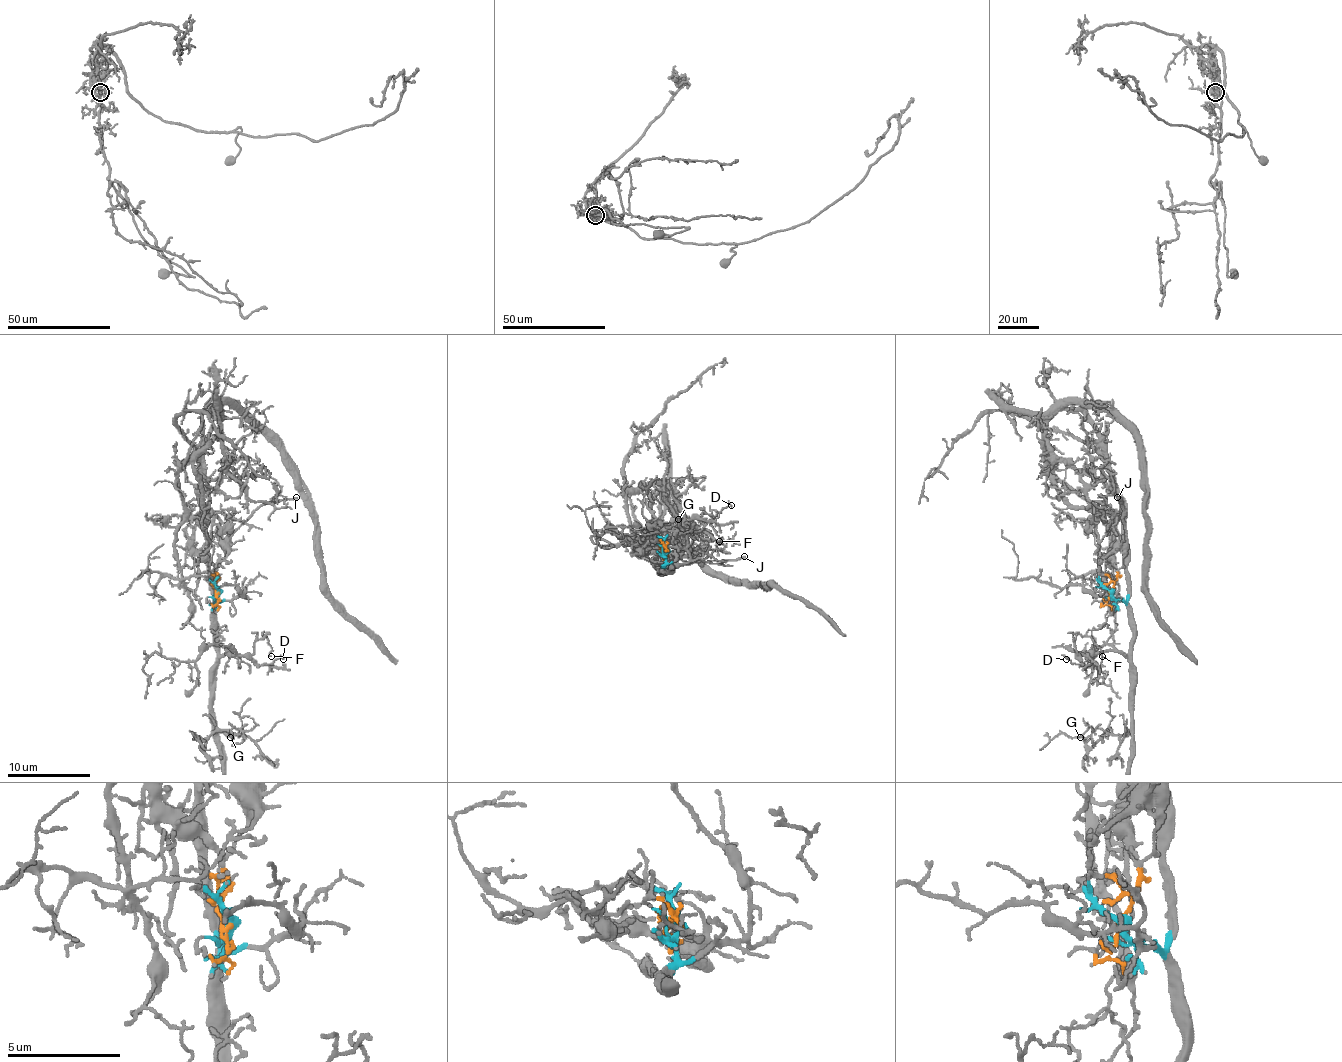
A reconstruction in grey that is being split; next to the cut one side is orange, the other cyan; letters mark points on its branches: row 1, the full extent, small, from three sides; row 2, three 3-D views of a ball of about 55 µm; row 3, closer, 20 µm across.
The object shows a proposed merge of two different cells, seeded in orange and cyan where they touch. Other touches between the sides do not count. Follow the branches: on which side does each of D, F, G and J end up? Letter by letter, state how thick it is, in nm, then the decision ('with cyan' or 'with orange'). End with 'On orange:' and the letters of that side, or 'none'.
D: 140 nm | with cyan
F: 110 nm | with cyan
G: 100 nm | with cyan
J: 180 nm | with orange
On orange: J

